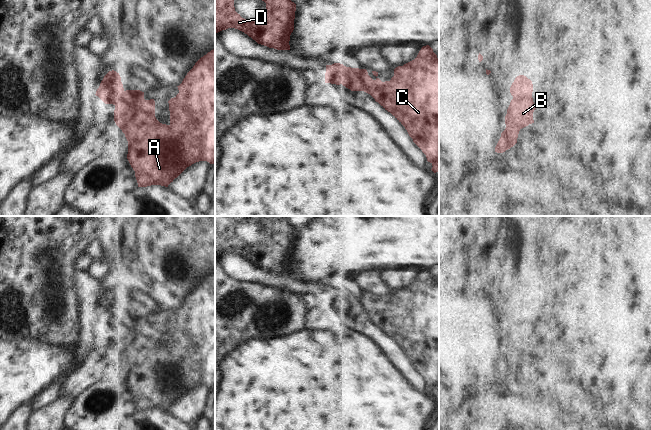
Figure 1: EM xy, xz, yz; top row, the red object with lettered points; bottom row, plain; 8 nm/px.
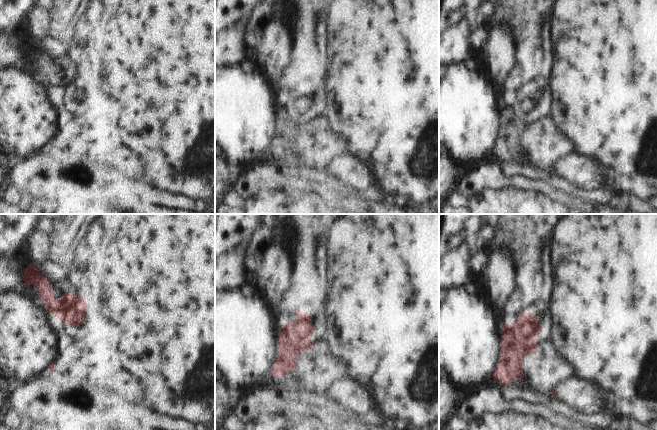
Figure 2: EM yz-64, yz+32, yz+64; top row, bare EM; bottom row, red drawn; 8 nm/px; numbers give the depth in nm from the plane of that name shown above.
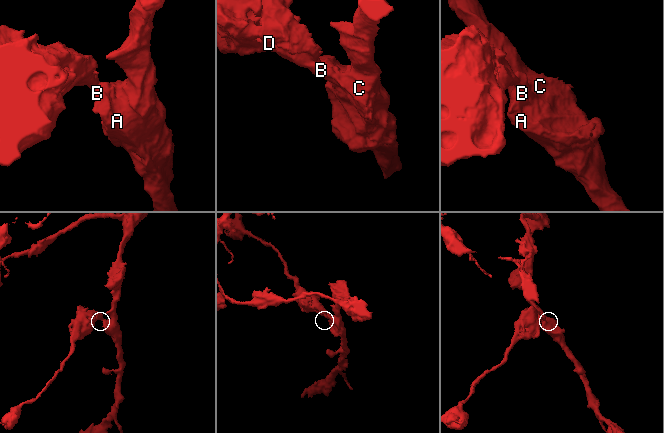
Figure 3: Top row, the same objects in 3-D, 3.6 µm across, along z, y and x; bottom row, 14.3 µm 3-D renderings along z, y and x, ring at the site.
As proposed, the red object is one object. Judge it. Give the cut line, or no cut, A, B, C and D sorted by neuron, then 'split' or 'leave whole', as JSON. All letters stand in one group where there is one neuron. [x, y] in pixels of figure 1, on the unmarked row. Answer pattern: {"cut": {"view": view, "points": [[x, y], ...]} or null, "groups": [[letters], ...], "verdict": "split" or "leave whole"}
{"cut": {"view": "xz", "points": [[343, 289], [343, 303], [340, 307]]}, "groups": [["A", "B", "C"], ["D"]], "verdict": "split"}

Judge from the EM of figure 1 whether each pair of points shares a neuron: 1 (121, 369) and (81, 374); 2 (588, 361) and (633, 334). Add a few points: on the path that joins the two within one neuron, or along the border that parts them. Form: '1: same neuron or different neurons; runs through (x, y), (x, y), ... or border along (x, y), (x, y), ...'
1: same neuron; runs through (111, 369), (91, 370)
2: same neuron; runs through (599, 350), (622, 340)

